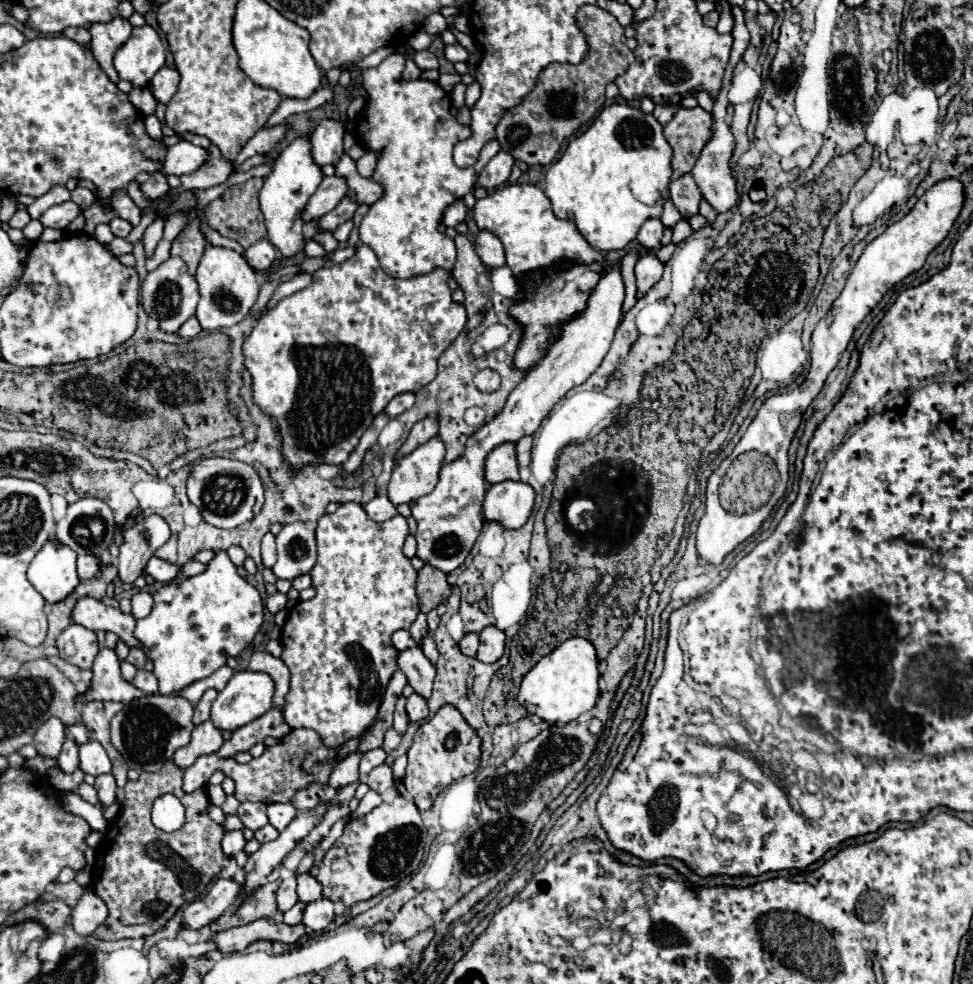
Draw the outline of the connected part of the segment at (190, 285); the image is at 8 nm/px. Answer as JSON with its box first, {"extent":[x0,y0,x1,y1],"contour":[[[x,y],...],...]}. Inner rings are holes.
{"extent":[141,258,199,334],"contour":[[[169,258],[163,262],[159,268],[147,274],[143,286],[141,286],[141,304],[145,312],[159,322],[159,328],[175,334],[185,320],[189,320],[195,314],[199,302],[199,292],[197,292],[197,282],[195,278],[187,272],[187,266],[181,258]]]}

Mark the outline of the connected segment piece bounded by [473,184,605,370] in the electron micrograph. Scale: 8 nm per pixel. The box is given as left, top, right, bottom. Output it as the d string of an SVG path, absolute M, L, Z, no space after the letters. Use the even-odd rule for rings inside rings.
M513 184L513 186L505 186L501 190L495 190L489 196L477 200L473 214L475 214L475 222L481 230L491 230L499 236L499 240L505 246L507 264L513 270L513 274L519 278L521 290L525 292L525 298L517 300L515 306L511 306L509 314L523 326L523 340L515 354L515 366L519 370L529 370L535 366L535 362L539 358L545 356L545 346L549 344L549 340L553 340L559 334L561 322L573 318L577 312L581 312L585 308L585 302L587 302L593 286L597 284L597 280L603 274L605 258L601 256L601 252L597 252L595 248L589 246L589 242L577 232L577 228L571 220L555 218L549 198L545 196L543 190L539 190L533 184Z

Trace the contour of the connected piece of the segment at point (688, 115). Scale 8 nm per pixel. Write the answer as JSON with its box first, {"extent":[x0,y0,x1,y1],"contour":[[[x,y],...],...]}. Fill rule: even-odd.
{"extent":[665,106,713,180],"contour":[[[701,106],[679,108],[673,120],[665,124],[665,138],[673,148],[671,180],[677,180],[693,168],[695,160],[699,158],[699,152],[713,136],[711,124],[711,112],[703,110]]]}

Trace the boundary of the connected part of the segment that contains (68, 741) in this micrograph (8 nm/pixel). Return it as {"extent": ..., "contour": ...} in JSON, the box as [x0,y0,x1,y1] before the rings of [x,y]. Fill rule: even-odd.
{"extent":[59,736,79,772],"contour":[[[67,736],[65,738],[65,742],[63,742],[63,750],[61,750],[61,754],[59,754],[59,768],[63,770],[63,772],[73,772],[77,766],[79,766],[79,758],[77,758],[77,742],[71,738],[71,736]]]}

